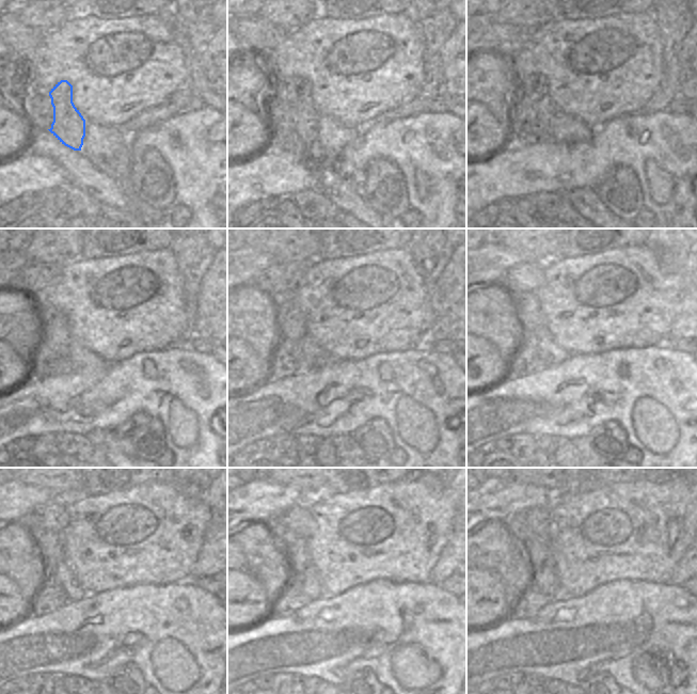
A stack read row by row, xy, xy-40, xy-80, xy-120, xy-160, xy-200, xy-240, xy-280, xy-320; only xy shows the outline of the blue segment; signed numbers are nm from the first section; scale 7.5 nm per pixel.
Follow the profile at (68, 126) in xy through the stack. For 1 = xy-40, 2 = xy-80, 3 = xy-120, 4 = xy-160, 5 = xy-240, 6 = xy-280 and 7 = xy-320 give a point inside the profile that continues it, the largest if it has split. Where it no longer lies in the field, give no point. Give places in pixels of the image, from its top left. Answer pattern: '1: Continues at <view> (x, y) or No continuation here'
1: Continues at xy-40 (304, 113)
2: Continues at xy-80 (535, 87)
3: Continues at xy-120 (56, 329)
4: Continues at xy-160 (291, 322)
5: Continues at xy-240 (49, 542)
6: Continues at xy-280 (285, 538)
7: Continues at xy-320 (517, 525).

